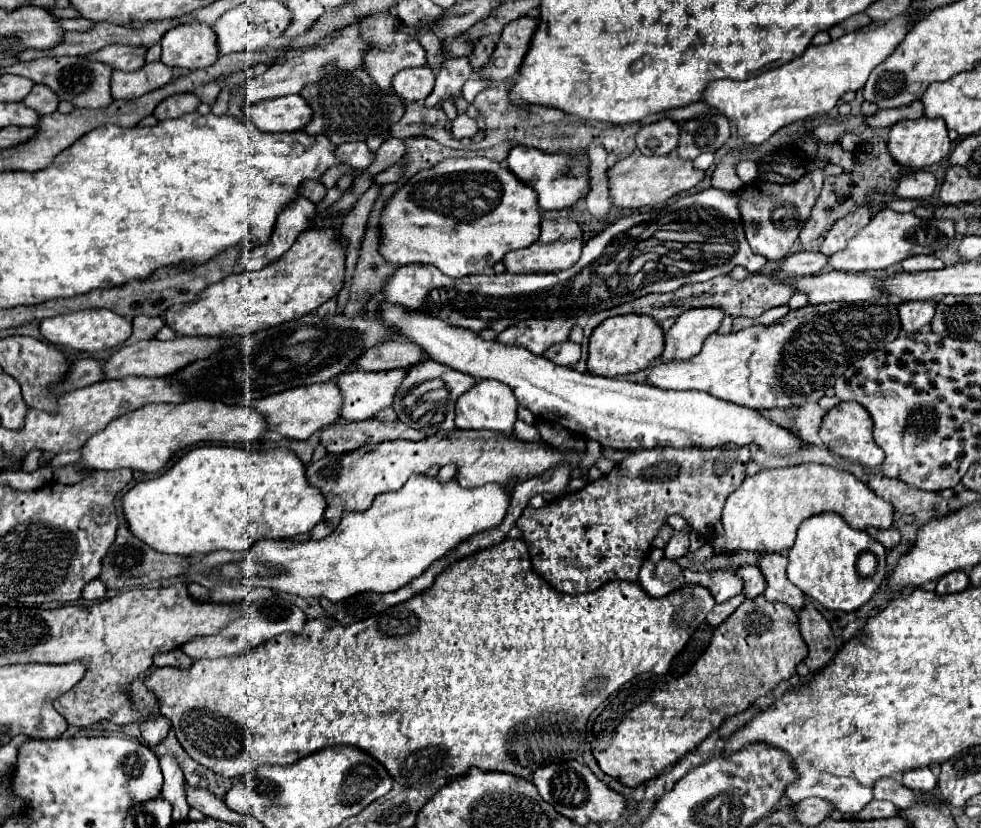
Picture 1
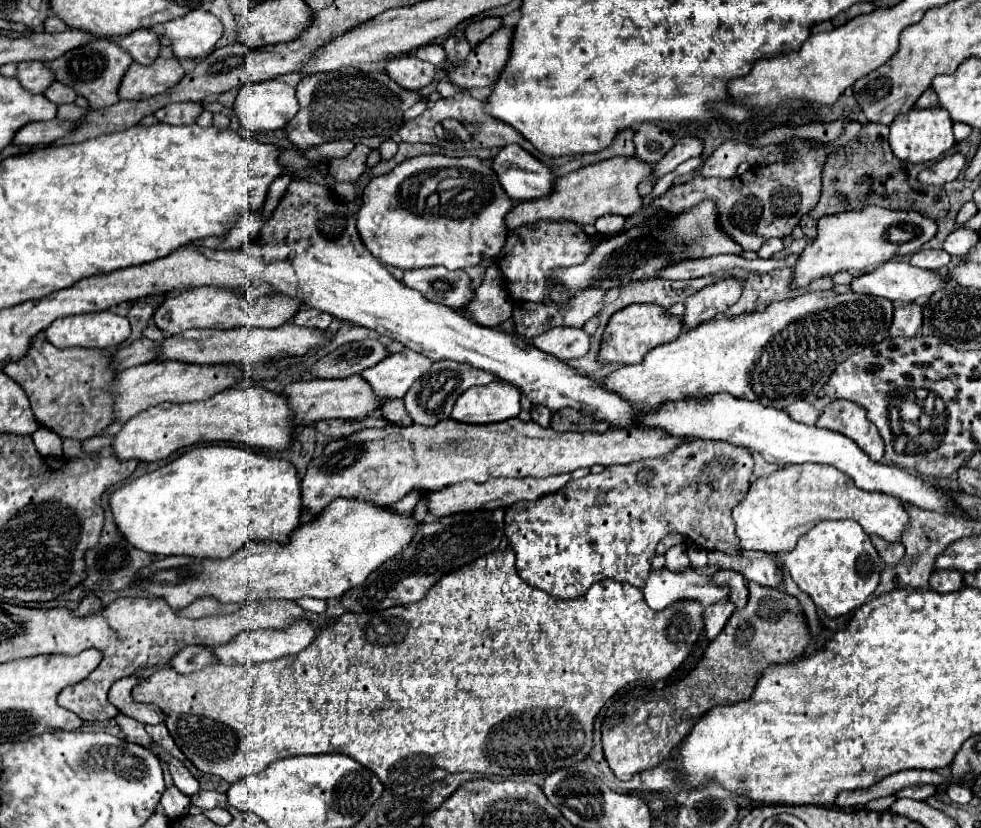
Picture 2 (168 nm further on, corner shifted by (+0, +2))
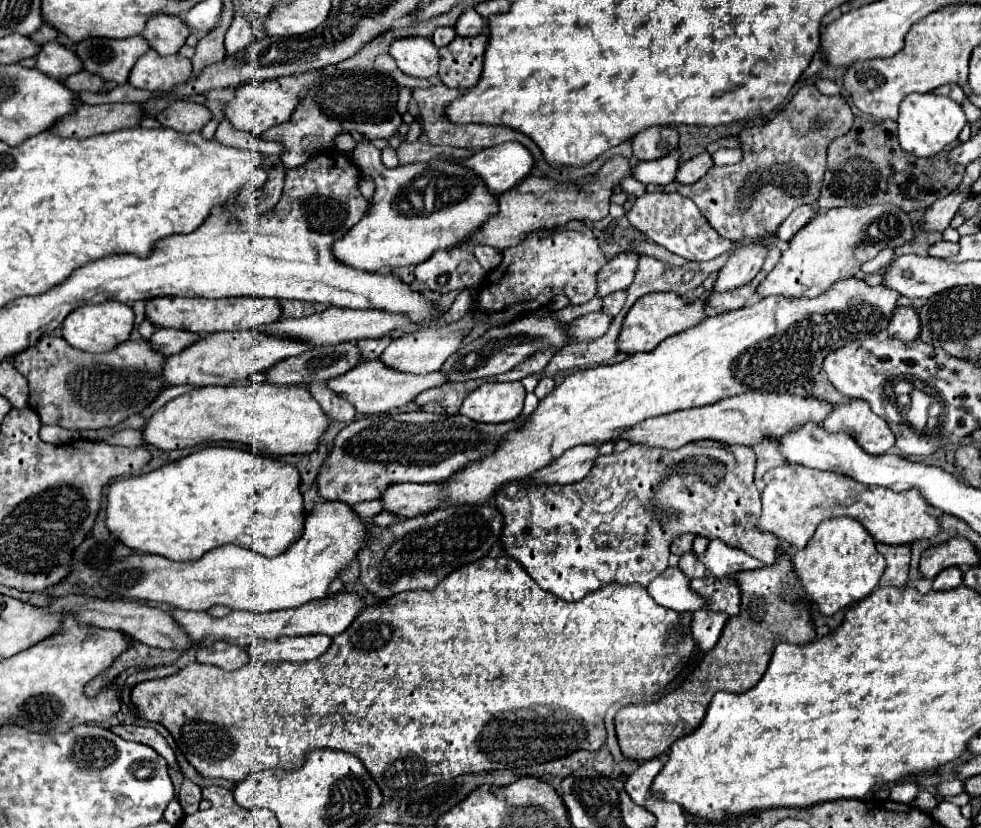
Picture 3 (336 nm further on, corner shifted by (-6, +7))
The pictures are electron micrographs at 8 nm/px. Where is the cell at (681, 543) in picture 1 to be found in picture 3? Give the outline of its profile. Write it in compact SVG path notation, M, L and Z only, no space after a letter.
M694 551L684 553L684 555L680 557L678 567L680 567L690 579L694 579L694 577L704 577L704 575L706 575L706 567L704 567L704 563L698 559L698 555L696 555Z

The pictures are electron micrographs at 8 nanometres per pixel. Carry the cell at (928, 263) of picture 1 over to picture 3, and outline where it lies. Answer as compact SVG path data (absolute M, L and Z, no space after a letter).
M938 241L938 243L934 243L930 249L928 249L928 253L932 255L932 257L938 257L938 259L946 259L946 257L954 257L956 253L958 253L958 243L950 243L950 241Z

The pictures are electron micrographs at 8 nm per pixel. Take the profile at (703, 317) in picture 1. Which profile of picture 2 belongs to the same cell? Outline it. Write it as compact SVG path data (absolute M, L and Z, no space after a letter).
M726 278L702 288L700 292L694 292L686 300L686 312L682 318L684 330L720 316L728 306L738 302L740 294L742 294L742 282L736 278Z

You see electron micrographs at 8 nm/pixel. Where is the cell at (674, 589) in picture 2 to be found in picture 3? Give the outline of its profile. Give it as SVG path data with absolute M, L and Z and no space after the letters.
M668 567L646 589L658 605L678 613L708 607L708 599L690 591L690 579L678 567Z

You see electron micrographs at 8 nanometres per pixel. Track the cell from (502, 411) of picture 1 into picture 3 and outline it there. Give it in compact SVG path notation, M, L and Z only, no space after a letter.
M482 383L464 399L460 415L480 423L506 423L518 419L524 409L524 385L516 383Z

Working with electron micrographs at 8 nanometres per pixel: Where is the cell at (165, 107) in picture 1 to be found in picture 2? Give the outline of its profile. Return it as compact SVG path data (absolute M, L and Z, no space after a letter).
M178 102L178 104L160 108L154 116L160 122L172 124L172 126L184 126L184 124L194 124L200 112L202 112L202 104L198 102Z

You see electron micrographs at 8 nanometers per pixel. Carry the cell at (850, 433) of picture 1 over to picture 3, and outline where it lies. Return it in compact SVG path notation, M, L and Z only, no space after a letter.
M850 399L832 409L822 427L830 433L846 431L860 447L872 455L888 453L894 447L894 433L886 421L870 411L870 405L862 399Z

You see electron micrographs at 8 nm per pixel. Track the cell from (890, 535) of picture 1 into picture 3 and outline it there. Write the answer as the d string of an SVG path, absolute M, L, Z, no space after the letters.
M878 543L878 551L886 559L886 571L882 575L880 585L904 587L906 575L910 567L910 545L886 545Z

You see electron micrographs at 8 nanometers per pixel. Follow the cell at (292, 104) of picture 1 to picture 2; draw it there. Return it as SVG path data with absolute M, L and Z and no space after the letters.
M268 80L268 82L258 82L258 84L248 84L240 90L233 110L240 123L240 126L258 134L258 132L272 132L284 128L298 112L298 100L296 100L296 90L288 86L282 80Z

